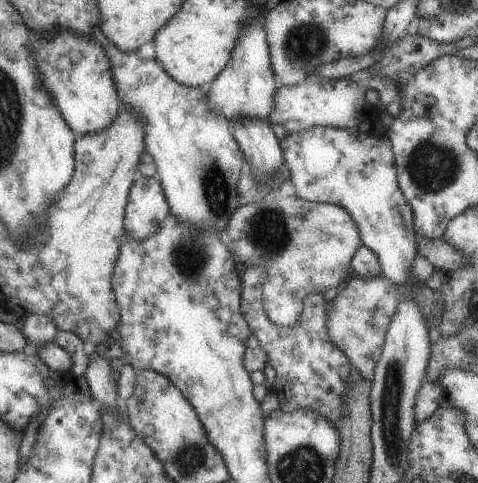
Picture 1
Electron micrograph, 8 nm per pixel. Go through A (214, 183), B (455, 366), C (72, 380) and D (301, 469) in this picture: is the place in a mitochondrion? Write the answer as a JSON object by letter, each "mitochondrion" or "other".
{"A":"mitochondrion","B":"other","C":"other","D":"mitochondrion"}

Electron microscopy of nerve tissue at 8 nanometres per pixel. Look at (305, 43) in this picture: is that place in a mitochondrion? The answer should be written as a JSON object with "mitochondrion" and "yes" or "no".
{"mitochondrion":"yes"}

